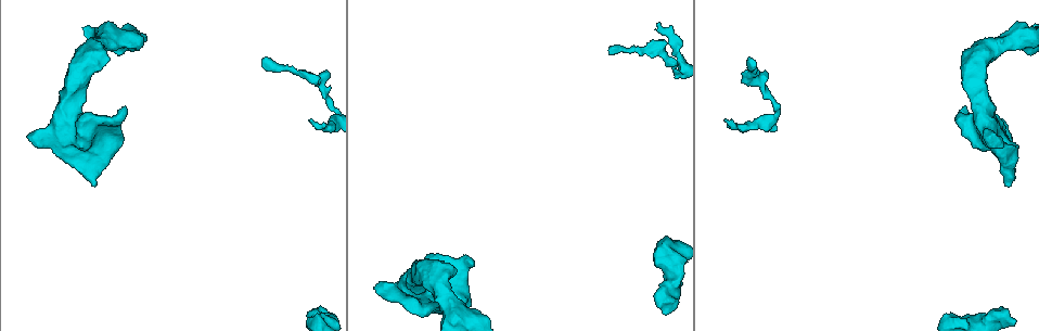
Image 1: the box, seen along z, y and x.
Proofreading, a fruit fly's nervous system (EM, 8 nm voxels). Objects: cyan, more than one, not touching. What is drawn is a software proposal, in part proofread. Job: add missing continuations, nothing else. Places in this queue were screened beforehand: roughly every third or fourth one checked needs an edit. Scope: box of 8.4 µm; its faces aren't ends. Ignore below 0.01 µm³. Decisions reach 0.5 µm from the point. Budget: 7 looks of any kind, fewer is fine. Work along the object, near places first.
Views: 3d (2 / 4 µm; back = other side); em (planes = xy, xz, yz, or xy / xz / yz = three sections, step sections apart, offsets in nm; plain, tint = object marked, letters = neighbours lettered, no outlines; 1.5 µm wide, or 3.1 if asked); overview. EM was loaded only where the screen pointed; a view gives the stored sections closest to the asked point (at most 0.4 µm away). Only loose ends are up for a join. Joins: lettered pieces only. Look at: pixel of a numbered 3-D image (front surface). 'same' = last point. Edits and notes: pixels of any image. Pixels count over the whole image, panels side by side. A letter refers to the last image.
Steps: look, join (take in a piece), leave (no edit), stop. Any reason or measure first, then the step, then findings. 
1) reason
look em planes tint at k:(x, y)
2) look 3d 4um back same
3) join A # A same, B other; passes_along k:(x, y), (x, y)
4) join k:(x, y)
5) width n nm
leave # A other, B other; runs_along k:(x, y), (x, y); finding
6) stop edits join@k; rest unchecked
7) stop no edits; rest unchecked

thick end
look em planes plain at 1:(438, 255)

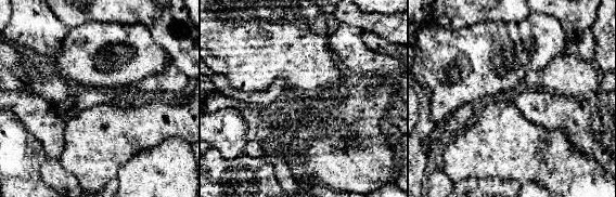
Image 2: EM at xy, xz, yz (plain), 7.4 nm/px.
look em planes letters same

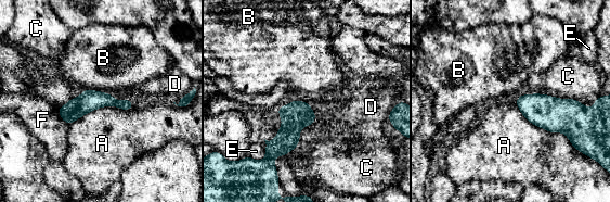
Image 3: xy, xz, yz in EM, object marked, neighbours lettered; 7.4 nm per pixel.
leave # A other, B other, C other, D other, E other, F other; runs_along 3:(129, 102), (88, 101), (61, 111); none of them fits

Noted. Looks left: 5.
an open end
look 3d 2um at 1:(990, 135)

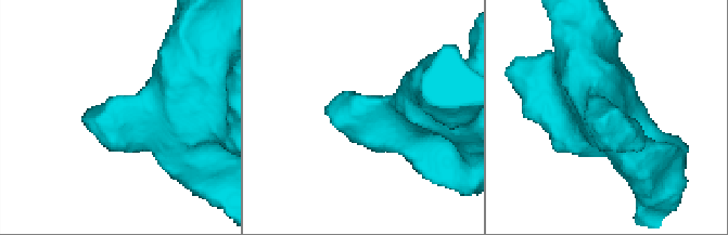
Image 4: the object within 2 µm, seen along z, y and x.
look em xy step 8 tint at 4:(87, 111)

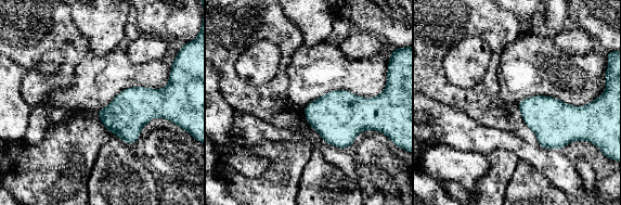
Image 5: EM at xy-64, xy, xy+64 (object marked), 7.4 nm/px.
look em planes letters same

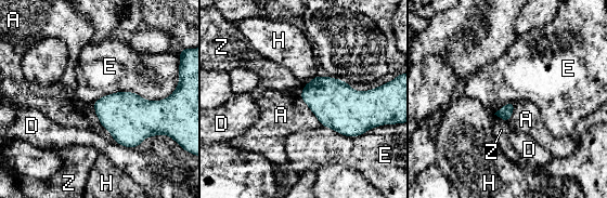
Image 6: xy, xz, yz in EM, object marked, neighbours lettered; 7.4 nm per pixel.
leave # A other, D other, E other, H other, Z other; border 6:(170, 94), (112, 92), (92, 103); none of them fits

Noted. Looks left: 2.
thin end
look 3d 2um at 1:(750, 60)

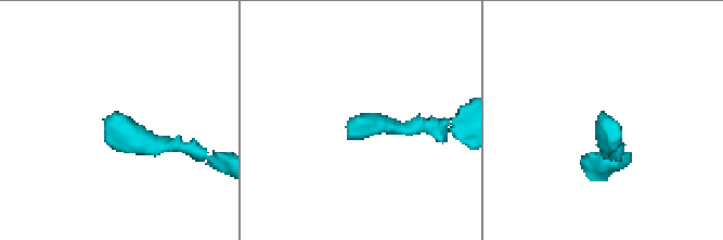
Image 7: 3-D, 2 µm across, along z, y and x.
need the tissue
look em planes letters at 7:(105, 119)

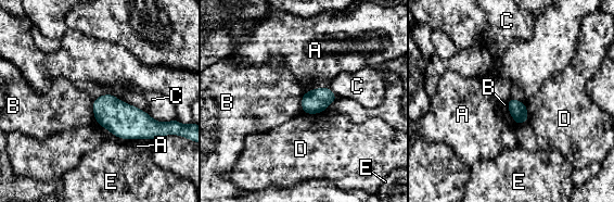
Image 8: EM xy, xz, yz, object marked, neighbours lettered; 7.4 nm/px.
leave # A other, B other, C other, D other, E other; border 8:(92, 100), (94, 118); none of them fits

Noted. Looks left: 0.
stop no edits; rest unchecked

